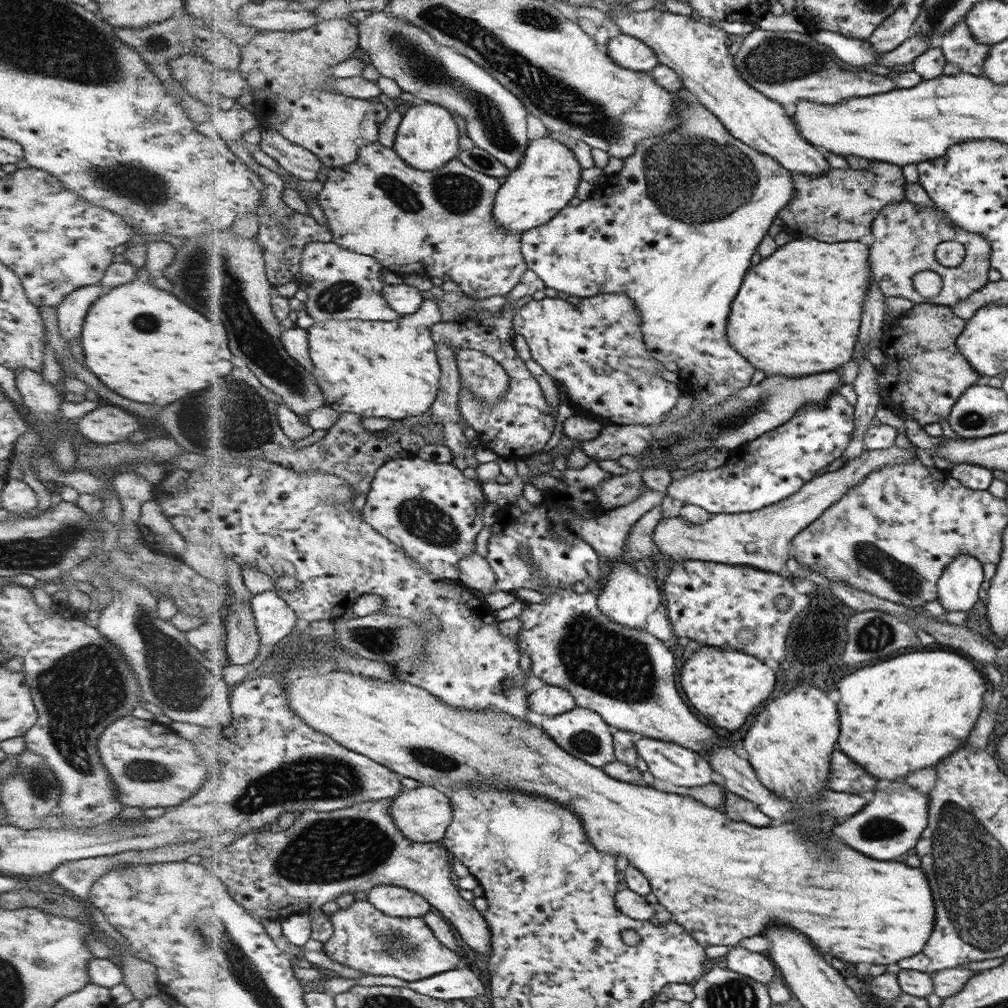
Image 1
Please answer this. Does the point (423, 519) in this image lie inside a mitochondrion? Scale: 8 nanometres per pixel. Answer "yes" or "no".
yes

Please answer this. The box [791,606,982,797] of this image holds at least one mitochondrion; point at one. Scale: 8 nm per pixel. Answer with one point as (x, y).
(875, 636)

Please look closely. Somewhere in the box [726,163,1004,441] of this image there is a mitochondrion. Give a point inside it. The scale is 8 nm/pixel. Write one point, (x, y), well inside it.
(972, 419)

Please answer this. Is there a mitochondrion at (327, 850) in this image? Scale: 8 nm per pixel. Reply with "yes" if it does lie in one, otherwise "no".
yes

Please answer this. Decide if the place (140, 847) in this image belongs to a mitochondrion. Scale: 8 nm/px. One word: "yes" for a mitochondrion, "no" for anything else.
no

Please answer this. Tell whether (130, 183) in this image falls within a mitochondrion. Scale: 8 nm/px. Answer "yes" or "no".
yes

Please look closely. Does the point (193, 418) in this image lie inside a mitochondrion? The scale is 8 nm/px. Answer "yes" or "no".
no

